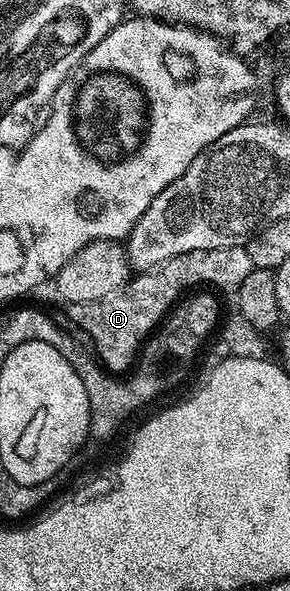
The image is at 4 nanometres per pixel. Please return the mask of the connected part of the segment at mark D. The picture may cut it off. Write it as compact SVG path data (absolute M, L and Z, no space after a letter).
M245 245L204 248L176 256L155 269L135 273L121 290L100 300L69 304L68 312L71 320L90 337L98 362L110 372L126 372L135 365L144 343L183 295L201 287L201 282L207 282L205 285L210 288L219 286L222 290L237 291L238 286L244 284L248 272L255 269Z

